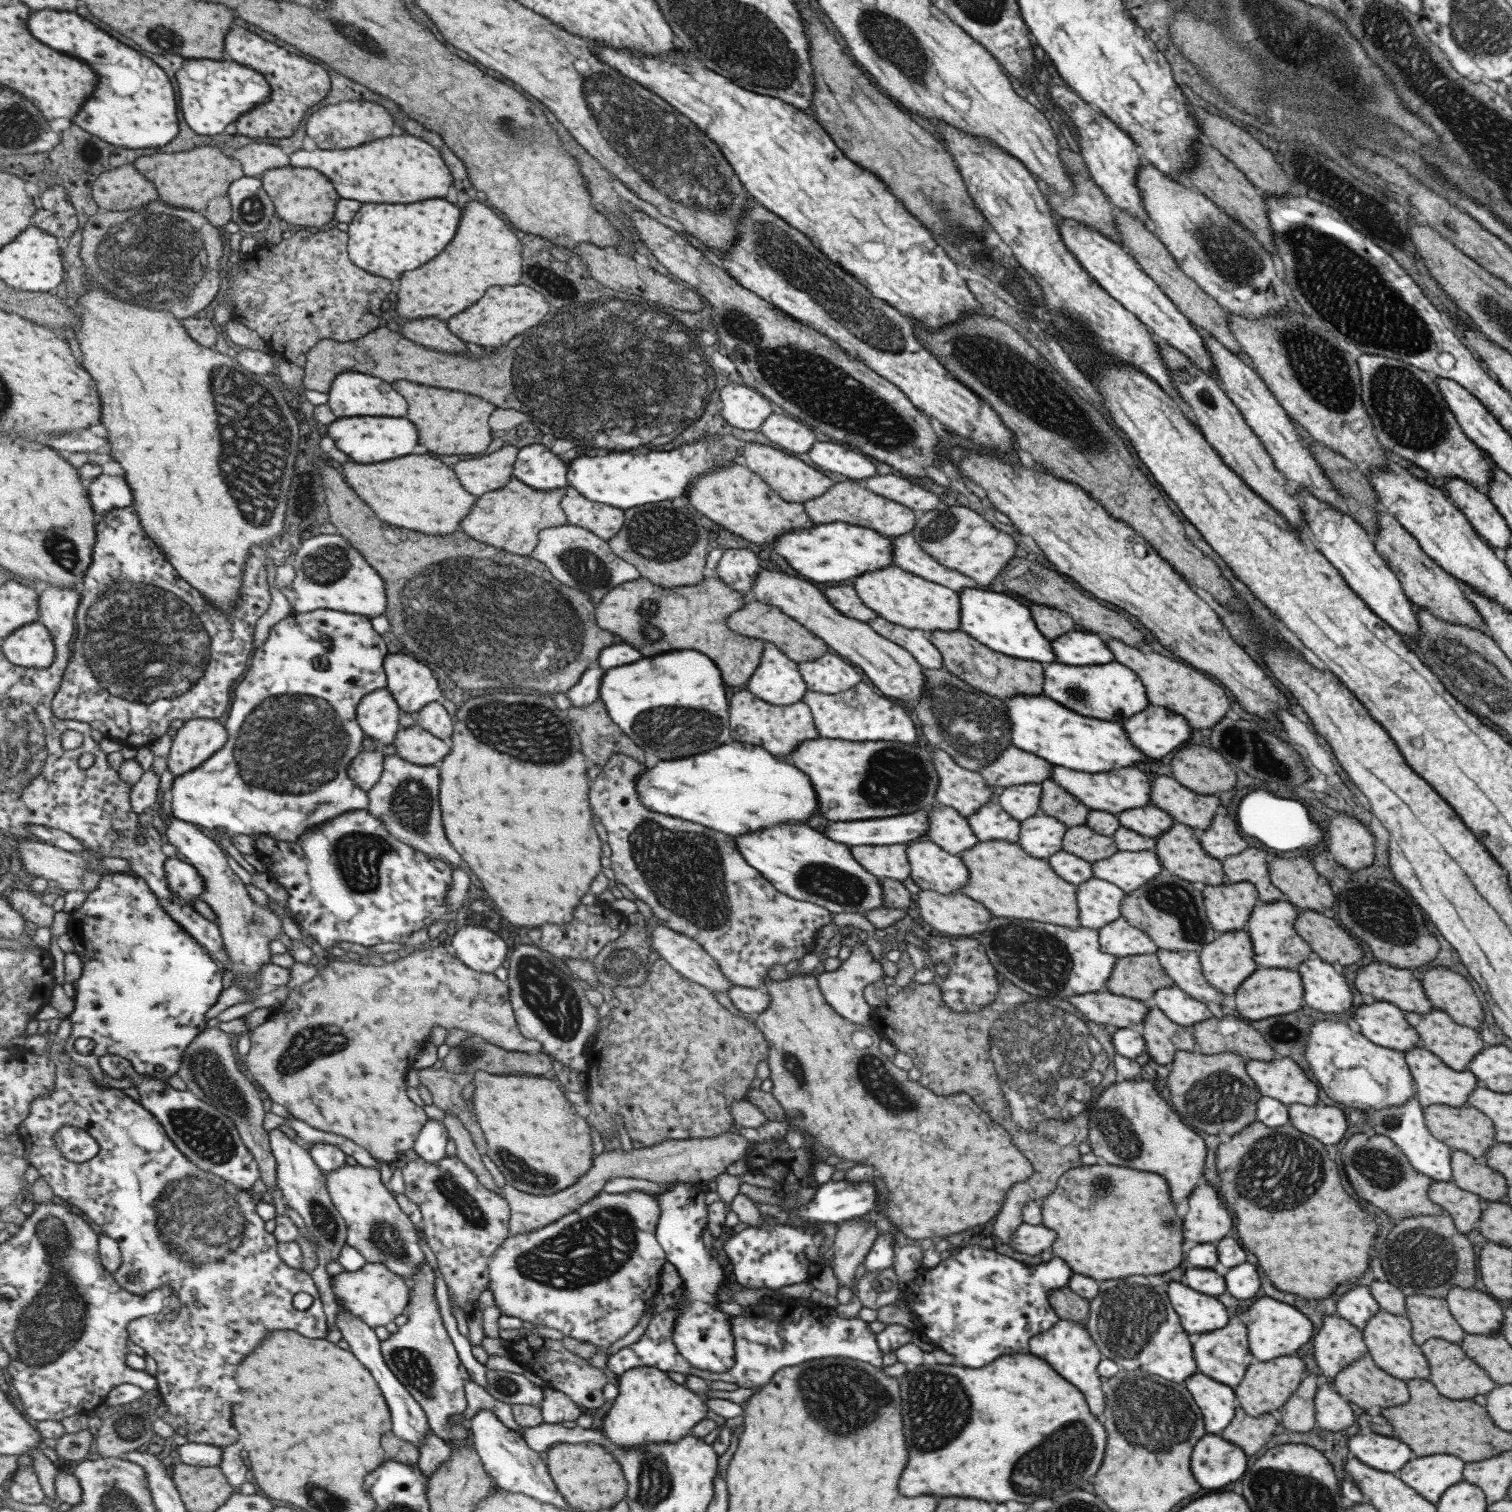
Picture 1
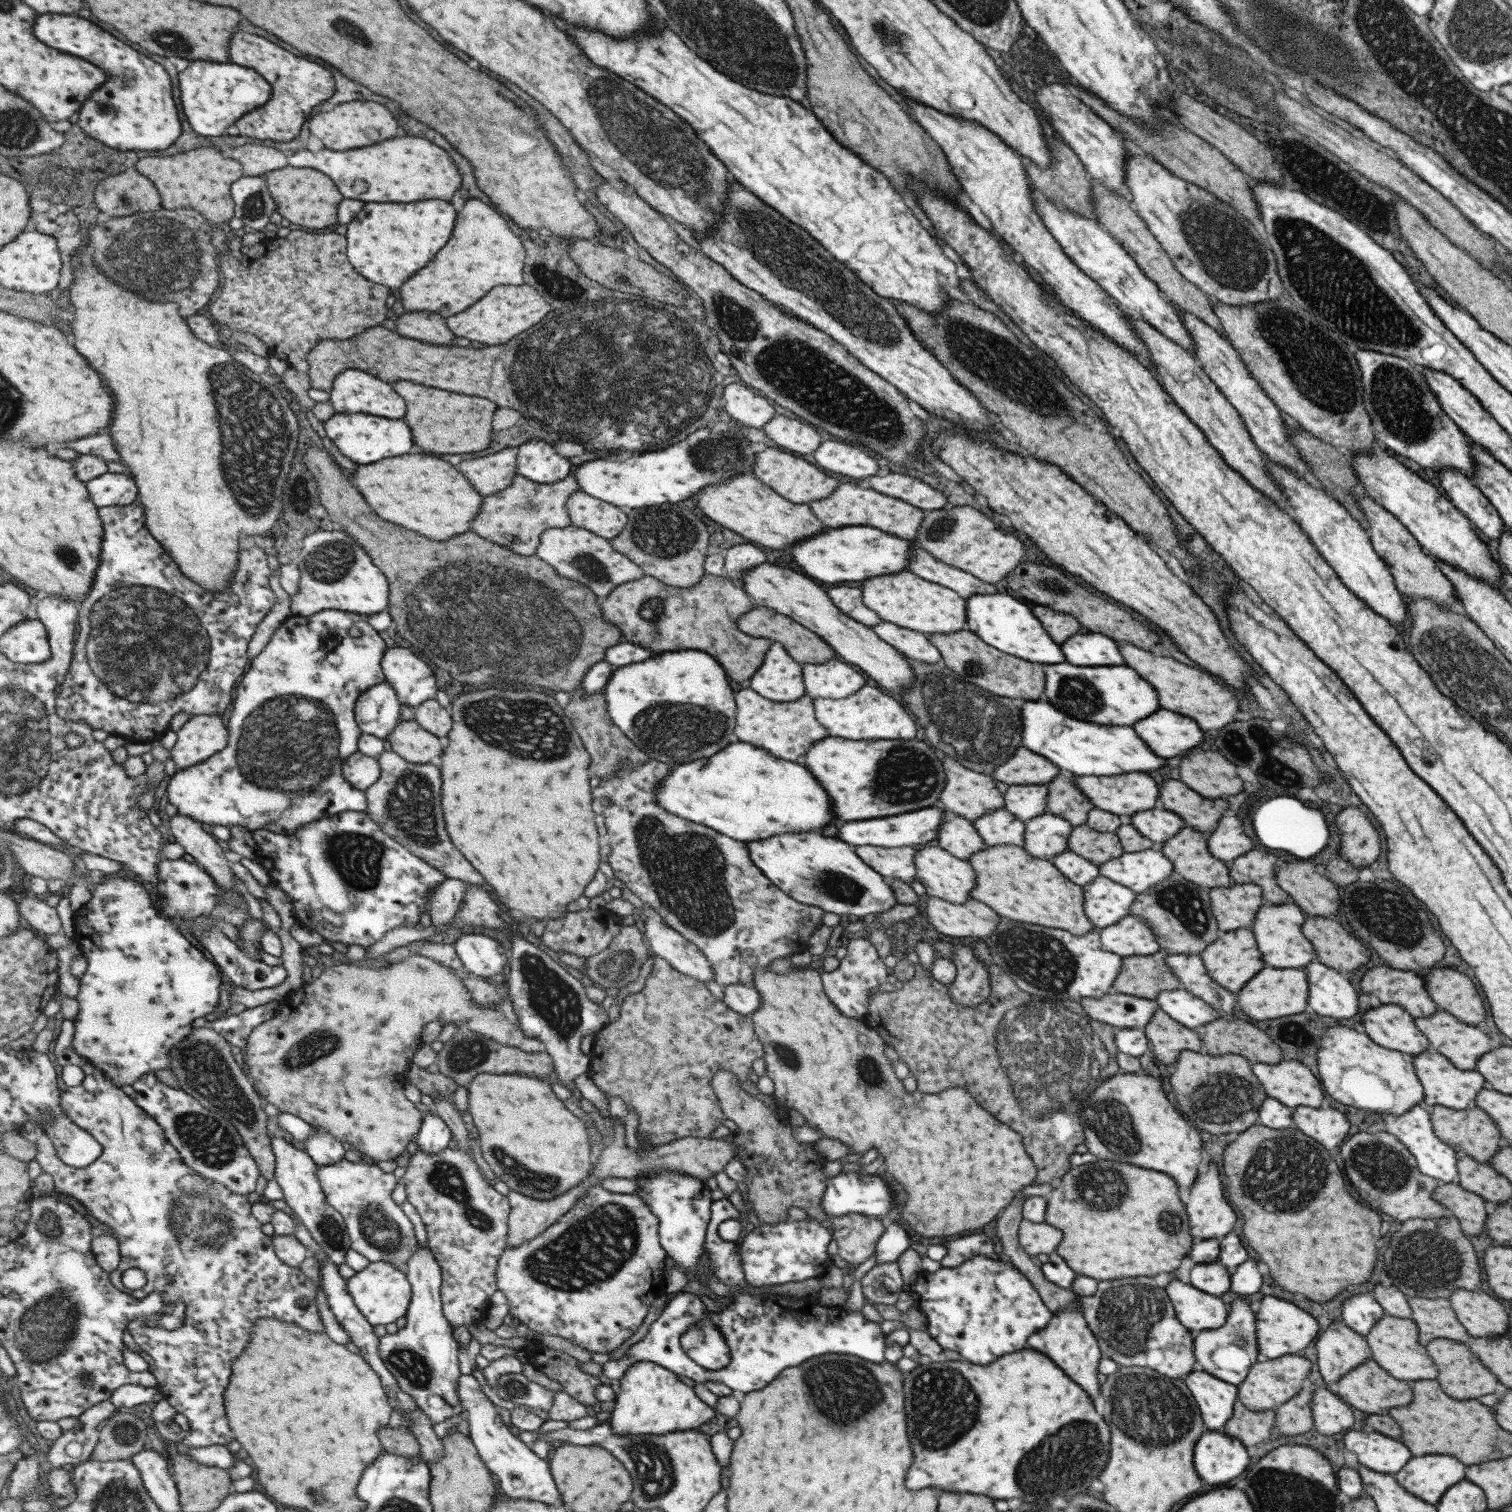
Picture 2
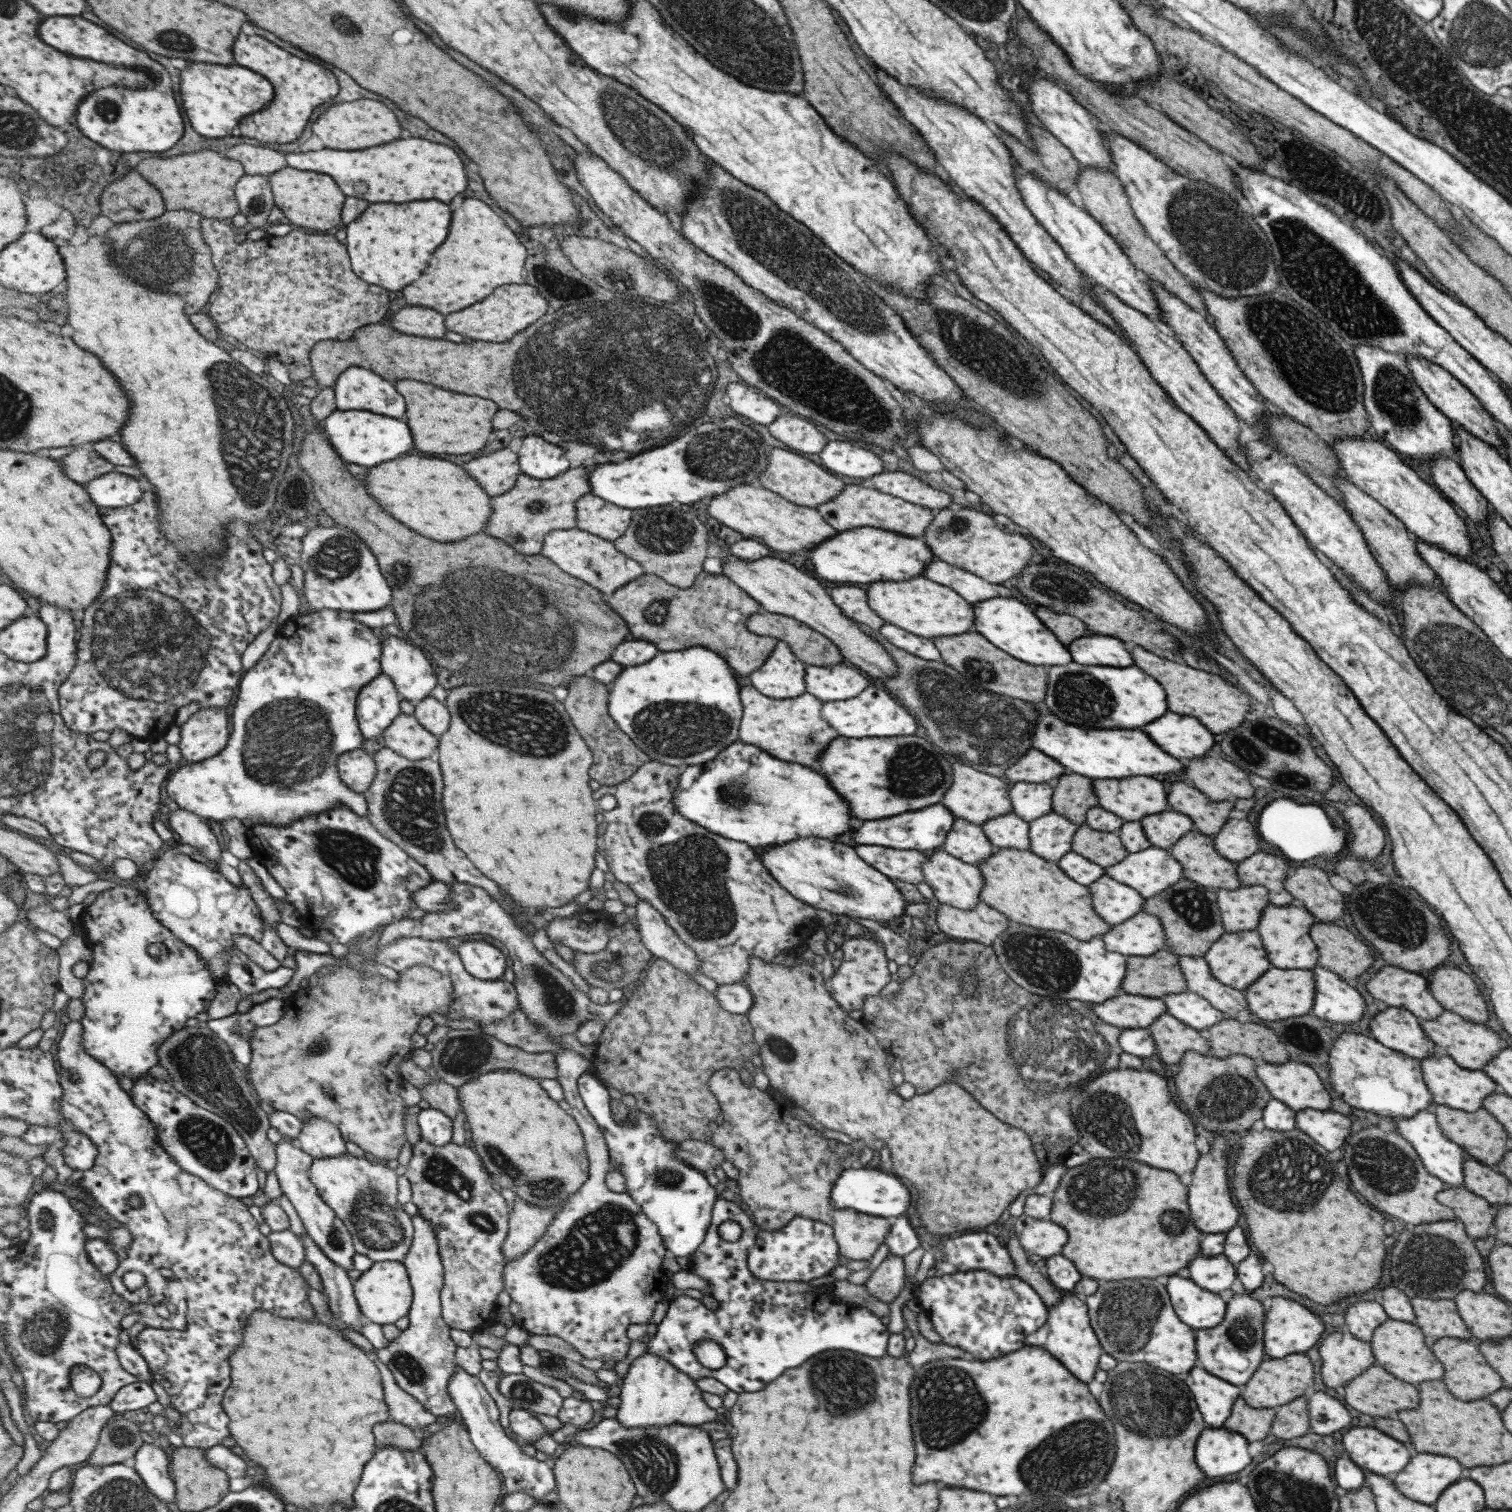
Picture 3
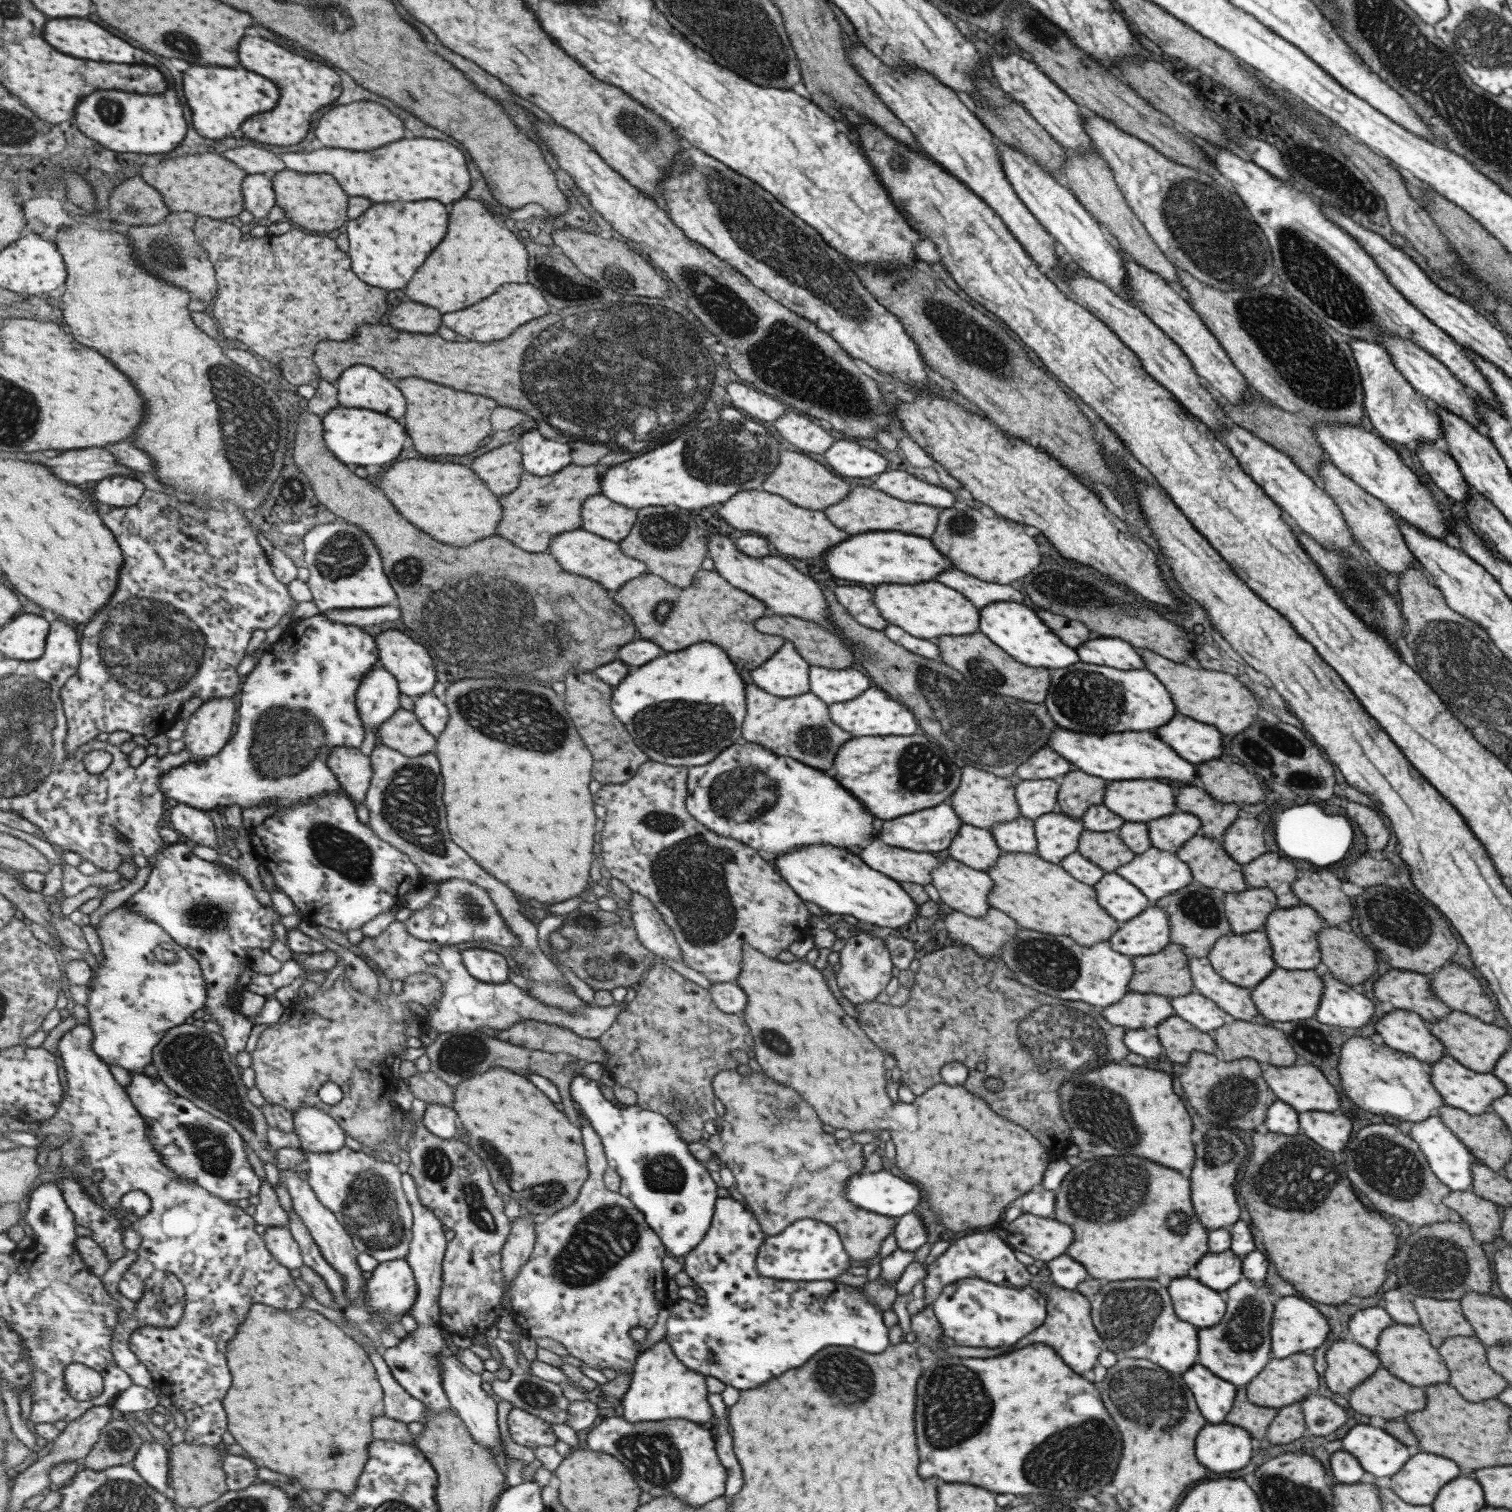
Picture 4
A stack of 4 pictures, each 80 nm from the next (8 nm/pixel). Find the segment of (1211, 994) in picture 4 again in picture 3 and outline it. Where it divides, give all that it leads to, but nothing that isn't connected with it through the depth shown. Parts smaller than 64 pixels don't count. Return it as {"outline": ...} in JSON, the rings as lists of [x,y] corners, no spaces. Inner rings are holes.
{"outline":[[[1179,953],[1177,964],[1185,977],[1187,991],[1201,996],[1213,1008],[1229,1014],[1230,1017],[1237,1016],[1239,1010],[1247,1008],[1243,992],[1217,982],[1217,979],[1211,976],[1210,968],[1202,957],[1185,956],[1185,953]]]}

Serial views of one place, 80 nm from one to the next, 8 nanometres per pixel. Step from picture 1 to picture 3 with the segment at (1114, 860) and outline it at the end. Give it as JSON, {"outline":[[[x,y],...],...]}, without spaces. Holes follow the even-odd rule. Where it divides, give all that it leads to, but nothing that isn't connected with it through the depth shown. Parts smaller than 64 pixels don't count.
{"outline":[[[1153,845],[1139,852],[1128,853],[1121,862],[1103,868],[1103,870],[1104,874],[1113,880],[1134,888],[1144,899],[1159,894],[1164,888],[1173,886],[1183,877],[1181,864],[1169,854],[1168,850]]]}

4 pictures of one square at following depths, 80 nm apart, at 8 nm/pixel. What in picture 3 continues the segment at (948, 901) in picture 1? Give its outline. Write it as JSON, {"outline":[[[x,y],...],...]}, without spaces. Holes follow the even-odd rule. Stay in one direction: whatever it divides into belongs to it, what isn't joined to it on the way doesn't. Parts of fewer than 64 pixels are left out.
{"outline":[[[978,901],[971,910],[940,904],[935,911],[935,920],[938,929],[951,940],[978,941],[989,947],[1010,921],[983,901]]]}

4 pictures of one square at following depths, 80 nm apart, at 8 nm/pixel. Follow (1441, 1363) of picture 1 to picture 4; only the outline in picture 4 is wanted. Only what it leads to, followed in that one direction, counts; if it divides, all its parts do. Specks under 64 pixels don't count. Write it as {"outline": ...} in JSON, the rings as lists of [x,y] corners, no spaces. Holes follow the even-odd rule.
{"outline":[[[1452,1336],[1446,1338],[1436,1347],[1439,1356],[1443,1358],[1445,1366],[1449,1368],[1449,1384],[1465,1396],[1465,1400],[1487,1400],[1487,1398],[1496,1398],[1497,1394],[1507,1386],[1504,1378],[1499,1374],[1491,1372],[1487,1364],[1486,1347],[1479,1344],[1478,1338],[1471,1336]]]}

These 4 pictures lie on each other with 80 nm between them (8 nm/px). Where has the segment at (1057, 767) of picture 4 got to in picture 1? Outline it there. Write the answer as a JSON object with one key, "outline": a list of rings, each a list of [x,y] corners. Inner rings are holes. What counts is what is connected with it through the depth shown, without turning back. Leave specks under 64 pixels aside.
{"outline":[[[1009,744],[999,757],[982,766],[977,772],[988,786],[1010,787],[1043,782],[1050,778],[1052,765],[1029,752]]]}

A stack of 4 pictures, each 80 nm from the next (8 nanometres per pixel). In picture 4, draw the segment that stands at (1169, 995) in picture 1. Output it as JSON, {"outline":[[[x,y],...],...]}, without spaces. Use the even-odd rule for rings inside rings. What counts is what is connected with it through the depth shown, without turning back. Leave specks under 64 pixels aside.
{"outline":[[[1195,992],[1169,997],[1175,1015],[1204,1033],[1223,1026],[1225,1013],[1214,1002]]]}

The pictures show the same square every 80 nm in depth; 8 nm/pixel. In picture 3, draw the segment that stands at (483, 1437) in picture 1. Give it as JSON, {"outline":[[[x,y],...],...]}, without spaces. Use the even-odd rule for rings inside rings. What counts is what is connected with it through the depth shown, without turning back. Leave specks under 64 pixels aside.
{"outline":[[[457,1366],[456,1374],[452,1376],[451,1386],[453,1400],[456,1401],[458,1413],[462,1423],[465,1423],[472,1441],[477,1445],[481,1454],[504,1477],[504,1486],[508,1493],[525,1491],[532,1494],[537,1500],[549,1494],[551,1490],[557,1492],[558,1482],[555,1480],[553,1463],[550,1460],[537,1460],[534,1456],[523,1453],[522,1444],[510,1433],[510,1430],[501,1426],[499,1408],[491,1394],[485,1390],[479,1376],[469,1374],[462,1366]]]}

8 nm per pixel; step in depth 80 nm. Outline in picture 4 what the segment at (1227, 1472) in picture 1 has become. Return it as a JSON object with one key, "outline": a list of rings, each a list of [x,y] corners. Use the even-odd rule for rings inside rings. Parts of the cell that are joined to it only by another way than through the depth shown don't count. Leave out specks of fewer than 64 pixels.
{"outline":[[[1225,1422],[1205,1423],[1195,1440],[1197,1462],[1211,1472],[1233,1472],[1251,1457],[1251,1436],[1244,1428]]]}

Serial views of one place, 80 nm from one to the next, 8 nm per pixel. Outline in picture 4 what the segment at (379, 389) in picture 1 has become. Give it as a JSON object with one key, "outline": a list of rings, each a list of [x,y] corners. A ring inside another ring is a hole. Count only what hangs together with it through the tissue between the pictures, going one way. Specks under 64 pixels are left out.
{"outline":[[[353,365],[345,370],[336,385],[339,402],[347,408],[369,408],[393,418],[401,418],[407,412],[403,392],[371,365]]]}

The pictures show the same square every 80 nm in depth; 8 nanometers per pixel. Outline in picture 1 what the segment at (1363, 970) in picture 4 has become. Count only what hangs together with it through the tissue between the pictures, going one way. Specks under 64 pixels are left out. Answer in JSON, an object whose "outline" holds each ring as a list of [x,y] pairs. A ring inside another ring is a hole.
{"outline":[[[1301,910],[1294,922],[1295,932],[1310,946],[1315,956],[1337,969],[1358,963],[1363,951],[1357,940],[1331,917]]]}

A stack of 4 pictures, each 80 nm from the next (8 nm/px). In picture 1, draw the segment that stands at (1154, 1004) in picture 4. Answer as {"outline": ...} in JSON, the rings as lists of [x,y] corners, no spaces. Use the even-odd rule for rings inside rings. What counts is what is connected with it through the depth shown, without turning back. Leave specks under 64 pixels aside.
{"outline":[[[1105,990],[1066,997],[1067,1002],[1082,1012],[1087,1020],[1110,1029],[1139,1026],[1148,1011],[1149,1003]]]}

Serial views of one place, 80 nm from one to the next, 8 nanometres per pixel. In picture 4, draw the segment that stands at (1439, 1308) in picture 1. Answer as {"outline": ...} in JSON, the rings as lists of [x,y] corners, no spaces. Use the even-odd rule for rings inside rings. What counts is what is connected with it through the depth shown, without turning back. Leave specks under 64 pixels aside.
{"outline":[[[1415,1298],[1412,1301],[1416,1310],[1420,1327],[1429,1335],[1429,1342],[1434,1346],[1439,1346],[1446,1338],[1452,1336],[1474,1336],[1474,1330],[1463,1318],[1460,1304],[1455,1300],[1437,1300],[1429,1298]]]}

